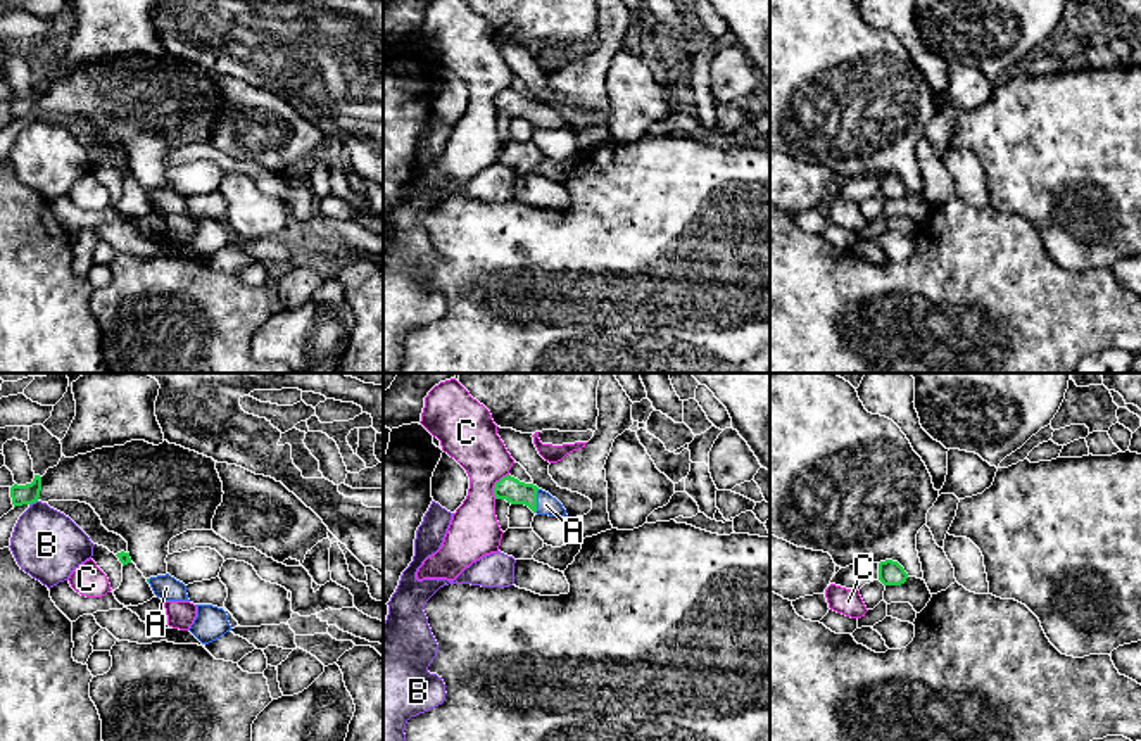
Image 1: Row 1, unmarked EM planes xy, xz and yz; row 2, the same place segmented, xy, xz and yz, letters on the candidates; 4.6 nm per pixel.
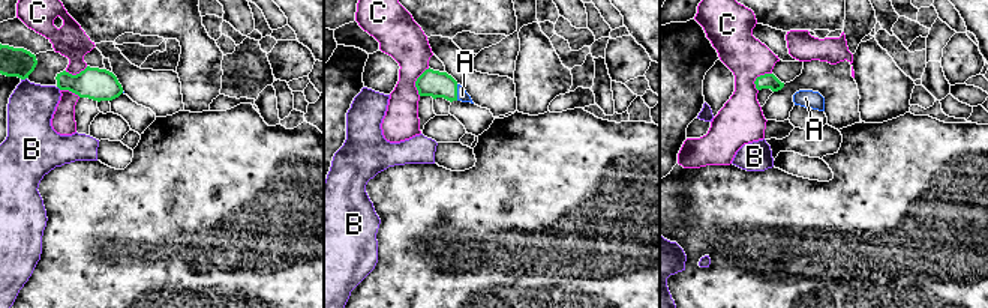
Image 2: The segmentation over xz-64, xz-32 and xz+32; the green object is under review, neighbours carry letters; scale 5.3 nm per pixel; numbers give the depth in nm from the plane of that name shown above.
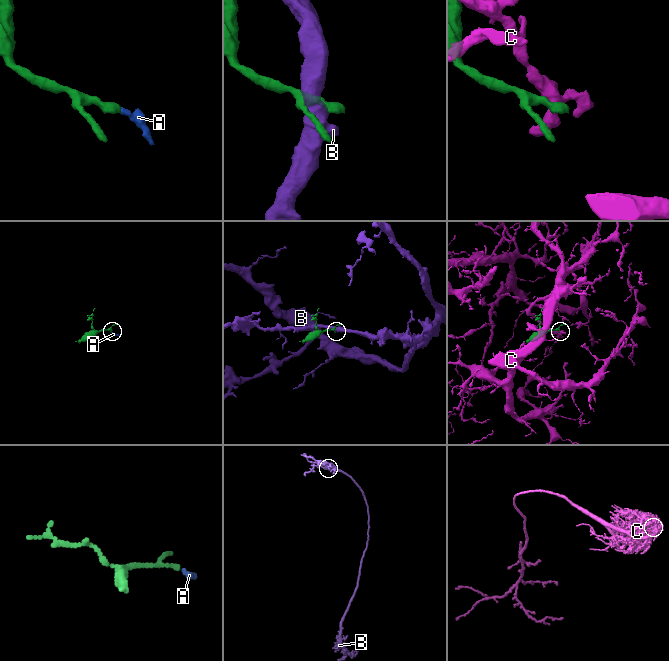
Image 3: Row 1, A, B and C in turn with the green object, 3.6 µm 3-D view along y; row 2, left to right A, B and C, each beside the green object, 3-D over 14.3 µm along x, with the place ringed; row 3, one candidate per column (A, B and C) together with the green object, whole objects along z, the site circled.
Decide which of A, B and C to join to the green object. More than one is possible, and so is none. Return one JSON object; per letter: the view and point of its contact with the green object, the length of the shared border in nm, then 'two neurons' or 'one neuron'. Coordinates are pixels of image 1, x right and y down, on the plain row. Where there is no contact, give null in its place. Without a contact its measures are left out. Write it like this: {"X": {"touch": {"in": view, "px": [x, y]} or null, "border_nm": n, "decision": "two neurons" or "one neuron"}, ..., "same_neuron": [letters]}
{"A": {"touch": {"in": "xz", "px": [535, 114]}, "border_nm": 110, "decision": "one neuron"}, "B": {"touch": {"in": "xy", "px": [33, 114]}, "border_nm": 50, "decision": "two neurons"}, "C": {"touch": {"in": "xz", "px": [494, 99]}, "border_nm": 140, "decision": "two neurons"}, "same_neuron": ["A"]}

